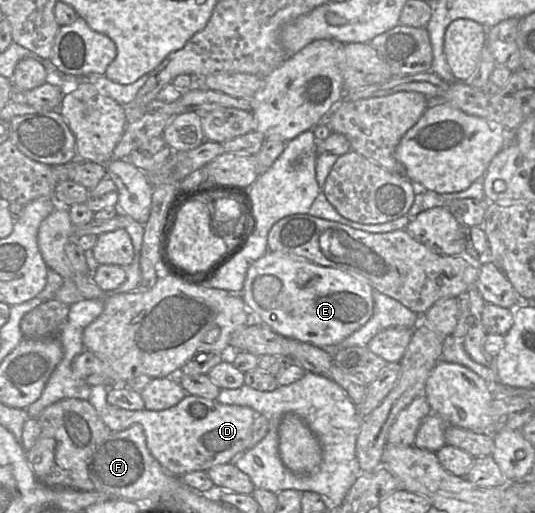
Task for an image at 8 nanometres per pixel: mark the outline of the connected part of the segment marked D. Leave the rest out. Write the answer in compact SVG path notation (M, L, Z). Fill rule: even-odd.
M187 394L178 404L165 410L131 411L108 404L99 416L111 431L123 431L133 424L141 425L151 455L167 472L182 477L189 472L207 472L213 466L233 462L248 450L255 414L246 406L221 404Z

